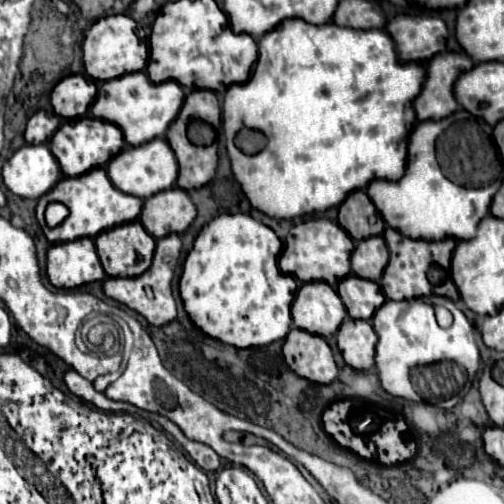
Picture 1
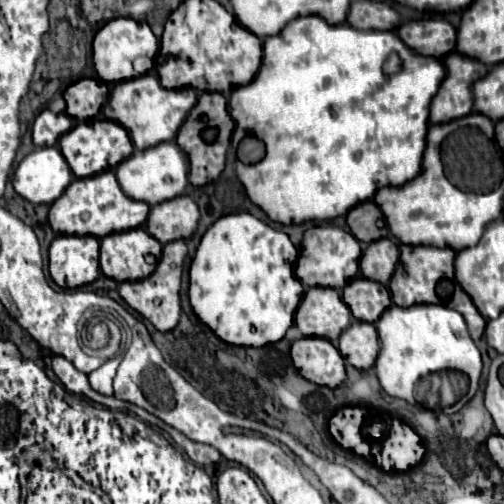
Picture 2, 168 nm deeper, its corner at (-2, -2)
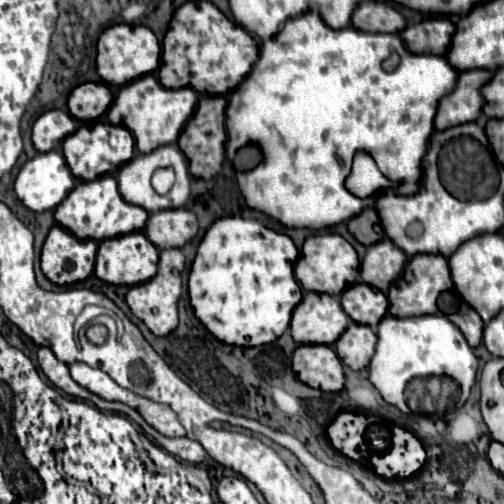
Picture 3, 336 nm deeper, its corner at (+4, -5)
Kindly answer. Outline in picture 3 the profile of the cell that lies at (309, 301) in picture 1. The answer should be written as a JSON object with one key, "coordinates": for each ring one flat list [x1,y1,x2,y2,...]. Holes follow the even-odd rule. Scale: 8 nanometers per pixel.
{"coordinates":[[308,292,294,308,290,332,296,344,334,344,348,326,340,298]]}

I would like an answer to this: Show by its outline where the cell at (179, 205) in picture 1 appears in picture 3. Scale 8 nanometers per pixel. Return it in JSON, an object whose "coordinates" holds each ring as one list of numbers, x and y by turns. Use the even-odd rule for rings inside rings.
{"coordinates":[[186,208,162,210,150,214,146,224,146,236,156,244,158,250,164,248,182,248,198,232,196,216]]}

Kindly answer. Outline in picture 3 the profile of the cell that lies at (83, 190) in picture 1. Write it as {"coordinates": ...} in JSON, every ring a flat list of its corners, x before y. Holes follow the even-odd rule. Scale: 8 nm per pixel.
{"coordinates":[[100,176,90,182,78,182,78,186,64,198,64,204,56,208,54,216,56,222,76,238,90,238,96,242,112,236,124,236,128,232,140,232,148,220,148,212,144,208,128,204,120,196,114,176]]}

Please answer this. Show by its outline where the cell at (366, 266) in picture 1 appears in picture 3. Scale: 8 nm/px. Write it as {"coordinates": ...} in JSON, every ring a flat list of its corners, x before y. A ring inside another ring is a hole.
{"coordinates":[[382,240,380,244,372,244,362,260,362,282,378,288,380,292,388,292,390,284,400,278,404,266,408,264,408,256,392,244,392,240]]}

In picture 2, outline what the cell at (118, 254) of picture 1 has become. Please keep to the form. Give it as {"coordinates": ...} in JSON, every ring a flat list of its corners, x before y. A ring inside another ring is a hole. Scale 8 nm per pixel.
{"coordinates":[[144,229,110,233,100,243,100,269,116,281,140,281,148,277,162,255,162,245]]}

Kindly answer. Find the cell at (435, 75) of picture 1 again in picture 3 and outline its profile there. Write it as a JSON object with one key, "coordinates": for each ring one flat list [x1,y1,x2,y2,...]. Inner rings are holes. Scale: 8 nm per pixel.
{"coordinates":[[472,70,460,72,456,88,452,94,444,96,438,104,438,114,434,120,436,130,448,130,456,124,476,122,482,114,484,98,480,94,482,86,492,80,490,70]]}

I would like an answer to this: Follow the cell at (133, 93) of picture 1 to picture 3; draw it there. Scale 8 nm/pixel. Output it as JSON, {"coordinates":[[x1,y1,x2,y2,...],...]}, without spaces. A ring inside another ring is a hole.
{"coordinates":[[152,74,142,76,140,80,134,80,132,84,126,84,116,100,112,102,112,108,108,110,108,120,112,124,120,124,136,136,136,148,140,152,152,152,158,146,174,144,184,128,184,124,190,120,198,104,198,94,194,88,178,88,170,90,160,84,160,80]]}

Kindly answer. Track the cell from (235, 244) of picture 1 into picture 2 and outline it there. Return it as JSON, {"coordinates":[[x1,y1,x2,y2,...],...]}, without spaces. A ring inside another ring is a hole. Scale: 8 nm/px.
{"coordinates":[[250,213,224,215,210,225,204,233,196,255,190,265,190,289,188,299,196,317,208,325,216,337,238,347,264,347,284,339,288,327,294,321,294,311,302,301,304,285,294,277,294,261,298,249,292,245,286,233,272,229]]}

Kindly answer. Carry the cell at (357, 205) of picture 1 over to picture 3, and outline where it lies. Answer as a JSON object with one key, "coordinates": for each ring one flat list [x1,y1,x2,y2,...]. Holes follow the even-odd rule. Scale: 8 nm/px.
{"coordinates":[[368,208,360,216,354,216,348,222,348,230,364,246,372,246,372,244,376,244,376,242,380,242,384,238,380,218,378,218,374,208]]}

